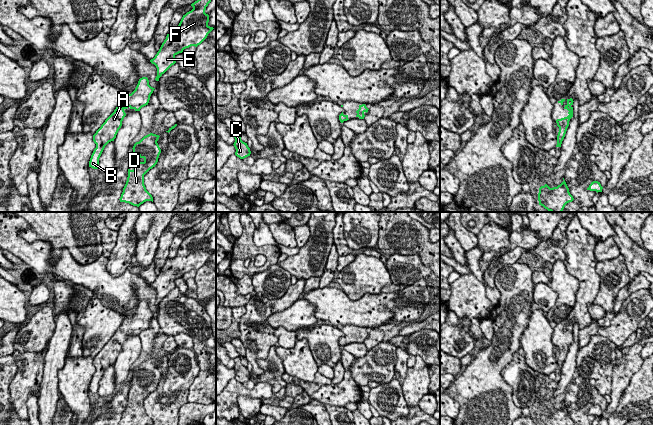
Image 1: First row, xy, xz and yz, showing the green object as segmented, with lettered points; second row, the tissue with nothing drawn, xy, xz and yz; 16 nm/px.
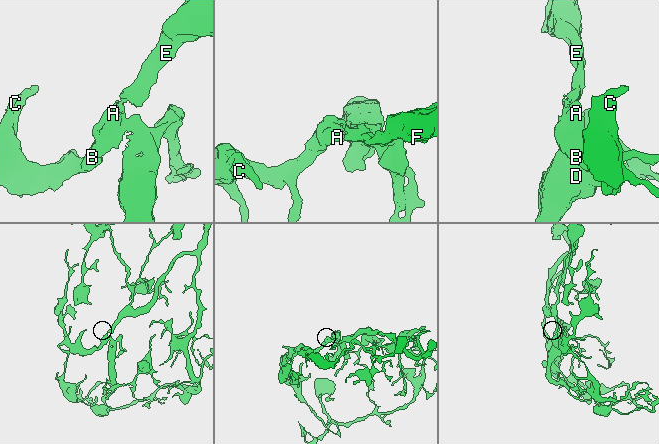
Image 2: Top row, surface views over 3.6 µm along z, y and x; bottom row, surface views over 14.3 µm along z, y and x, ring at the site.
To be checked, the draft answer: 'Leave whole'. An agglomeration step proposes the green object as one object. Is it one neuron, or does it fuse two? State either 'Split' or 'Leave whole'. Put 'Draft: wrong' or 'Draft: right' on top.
Draft: right
Leave whole

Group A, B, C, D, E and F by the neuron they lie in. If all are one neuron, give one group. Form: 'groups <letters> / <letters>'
groups A B C D E F

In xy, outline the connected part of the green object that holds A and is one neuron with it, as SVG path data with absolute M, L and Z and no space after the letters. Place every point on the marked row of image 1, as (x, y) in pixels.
M142 77L139 79L135 90L131 94L125 94L121 100L122 106L117 106L114 112L105 120L101 127L93 135L93 141L96 144L90 161L89 167L93 169L98 169L99 158L105 148L105 146L114 141L119 129L122 126L122 121L126 116L125 109L128 107L134 109L135 111L140 111L140 109L148 105L150 96L155 88L149 85L149 80L147 77Z

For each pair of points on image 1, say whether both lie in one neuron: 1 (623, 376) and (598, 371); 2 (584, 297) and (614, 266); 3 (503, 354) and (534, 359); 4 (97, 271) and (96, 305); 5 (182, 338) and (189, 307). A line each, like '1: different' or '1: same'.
1: different
2: different
3: different
4: different
5: different

